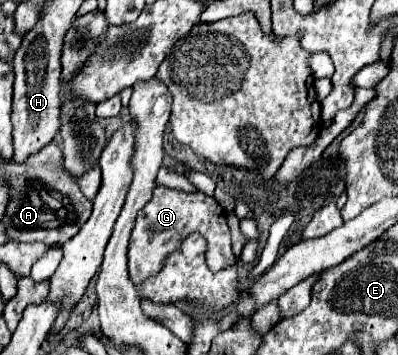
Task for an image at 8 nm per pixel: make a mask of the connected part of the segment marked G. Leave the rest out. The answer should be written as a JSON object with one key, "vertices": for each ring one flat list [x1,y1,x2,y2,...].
{"vertices":[[157,185,149,205,141,209,137,215,131,241,129,241,129,275,131,281,141,285,145,279,157,275,163,267,165,257,181,247,181,243,191,235,199,233,207,241,207,265,211,271,221,271,229,265,237,263,237,257,231,251,231,235,227,227,225,209,203,191,185,193,179,189,169,189,165,185]]}

